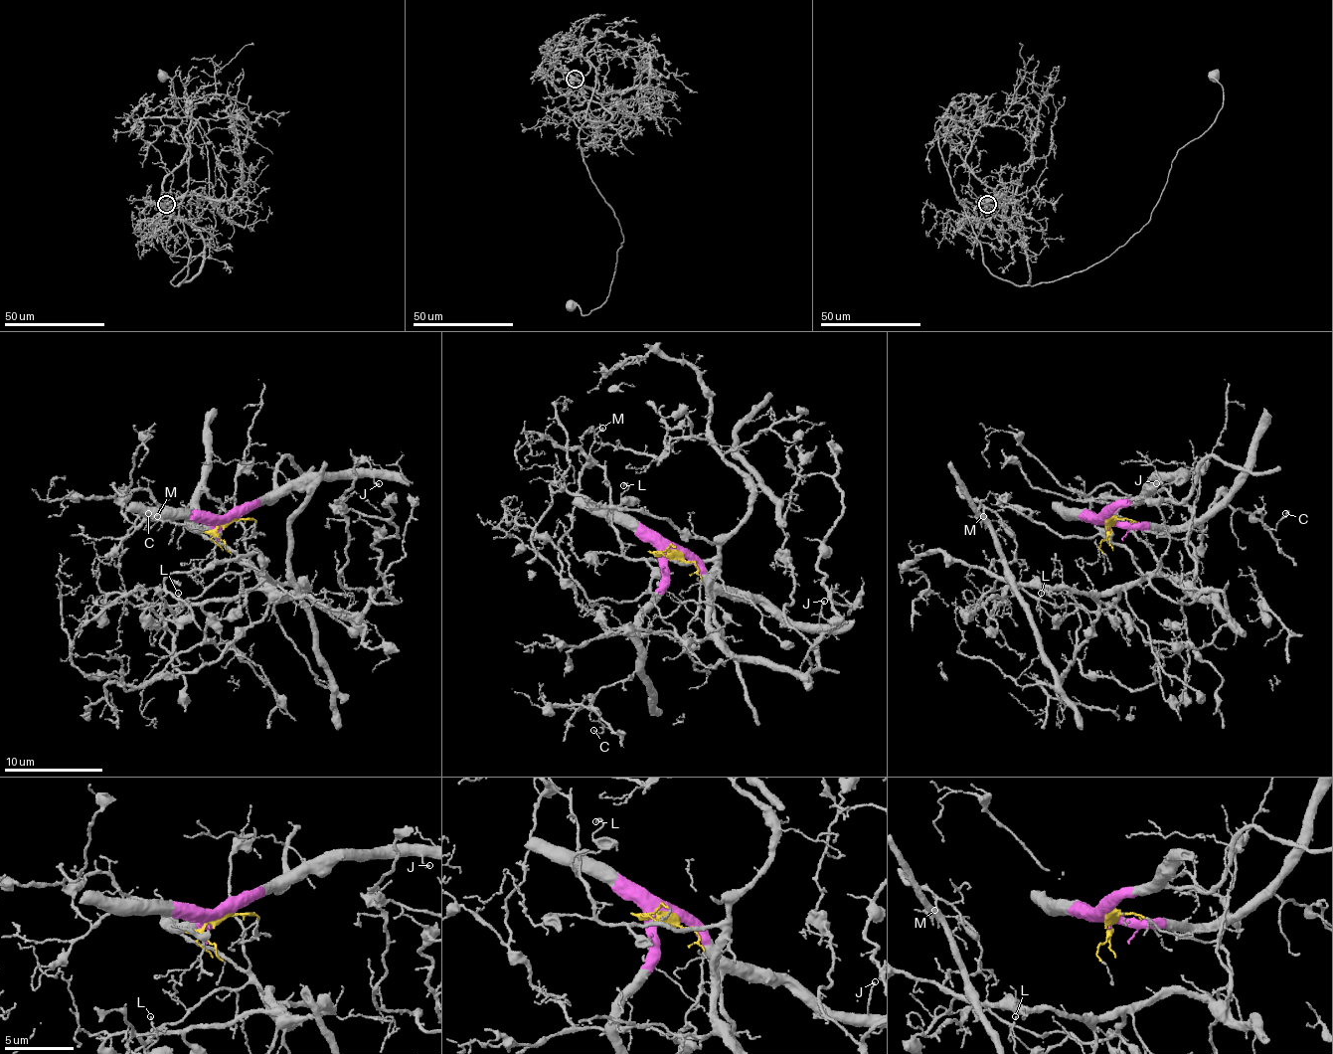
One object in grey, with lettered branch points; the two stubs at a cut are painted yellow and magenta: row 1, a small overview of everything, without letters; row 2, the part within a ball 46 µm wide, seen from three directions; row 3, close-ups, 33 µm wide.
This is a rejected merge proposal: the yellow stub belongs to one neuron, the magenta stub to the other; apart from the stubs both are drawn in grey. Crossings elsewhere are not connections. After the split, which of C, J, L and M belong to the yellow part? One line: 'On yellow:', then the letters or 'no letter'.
On yellow: L, M

